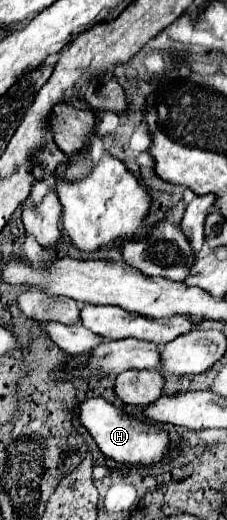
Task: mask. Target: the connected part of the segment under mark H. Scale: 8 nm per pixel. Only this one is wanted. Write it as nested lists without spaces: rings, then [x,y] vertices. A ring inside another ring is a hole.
[[[89,398],[89,400],[81,402],[79,404],[79,422],[81,422],[81,426],[87,428],[93,442],[97,444],[97,448],[105,456],[109,456],[117,462],[153,464],[153,462],[163,460],[171,448],[169,434],[165,430],[161,430],[159,426],[153,426],[149,422],[141,422],[139,418],[127,414],[123,408],[113,406],[111,402],[103,400],[103,398]]]

